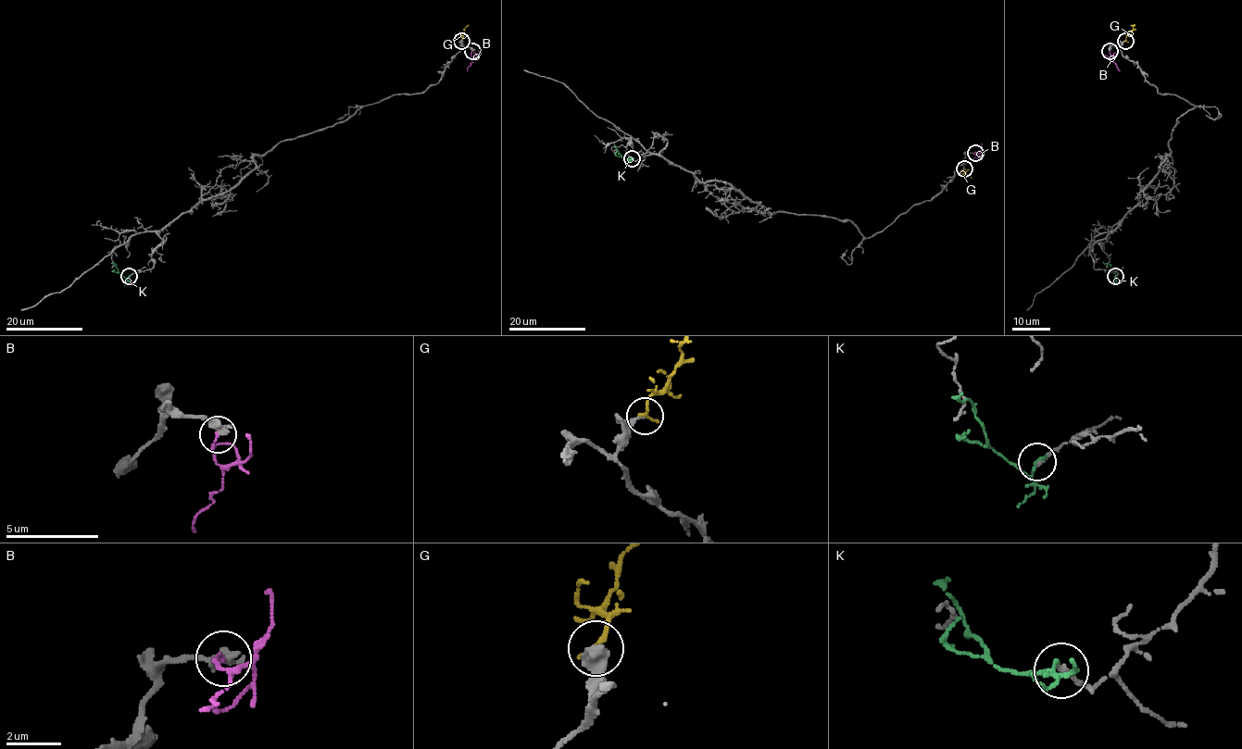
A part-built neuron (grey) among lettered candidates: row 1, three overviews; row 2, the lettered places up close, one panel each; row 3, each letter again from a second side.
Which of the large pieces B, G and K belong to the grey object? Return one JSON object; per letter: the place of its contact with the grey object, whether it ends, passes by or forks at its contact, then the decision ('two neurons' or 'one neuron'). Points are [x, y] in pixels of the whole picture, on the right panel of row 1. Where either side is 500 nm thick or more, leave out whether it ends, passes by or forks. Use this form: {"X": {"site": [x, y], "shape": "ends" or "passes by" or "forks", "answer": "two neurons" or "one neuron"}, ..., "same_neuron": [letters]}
{"B": {"site": [1110, 51], "shape": "ends", "answer": "two neurons"}, "G": {"site": [1125, 41], "shape": "ends", "answer": "two neurons"}, "K": {"site": [1115, 276], "shape": "passes by", "answer": "two neurons"}, "same_neuron": []}

